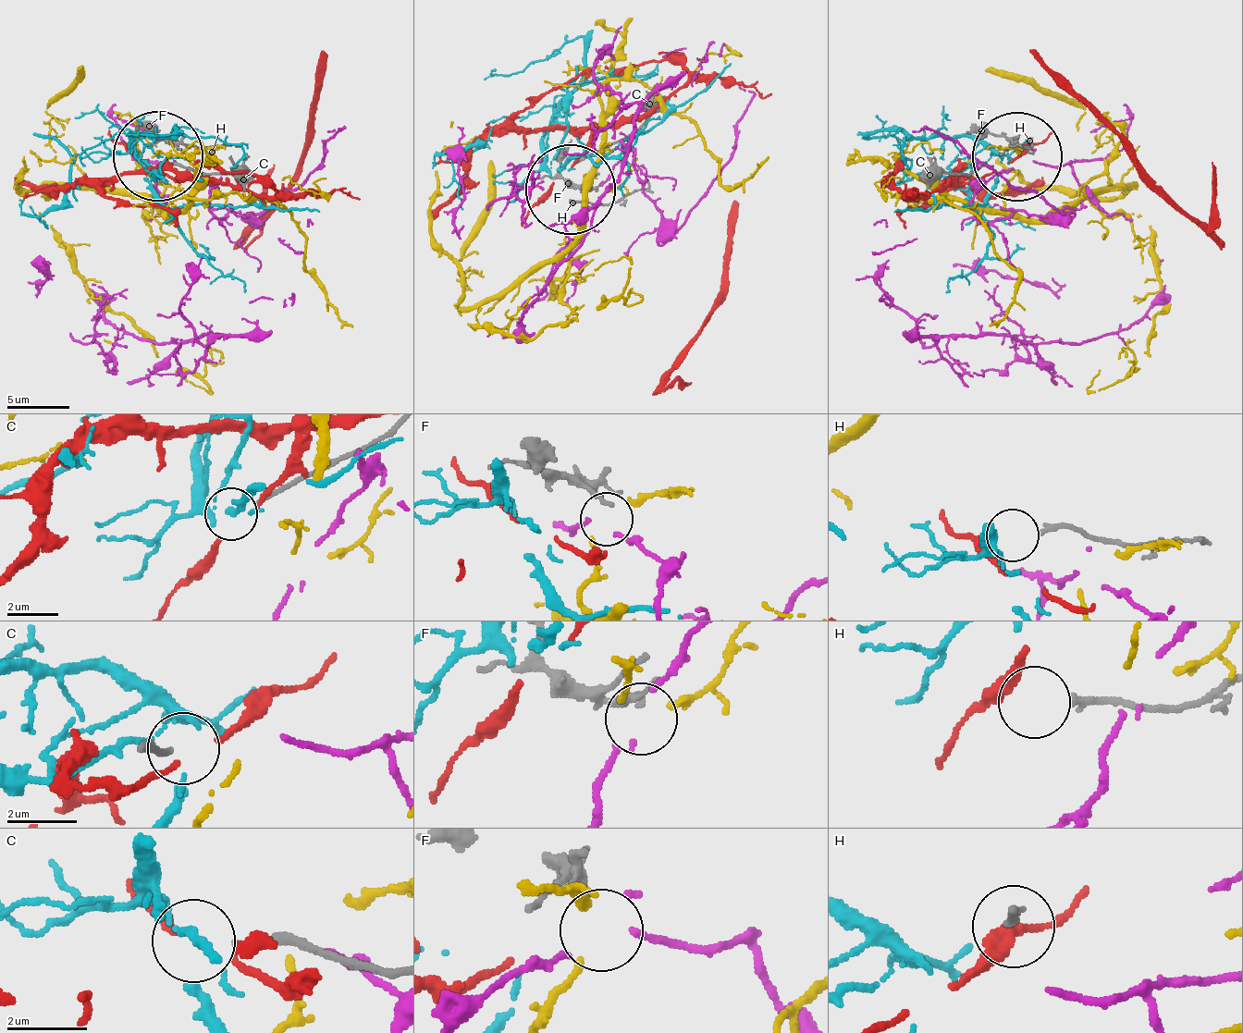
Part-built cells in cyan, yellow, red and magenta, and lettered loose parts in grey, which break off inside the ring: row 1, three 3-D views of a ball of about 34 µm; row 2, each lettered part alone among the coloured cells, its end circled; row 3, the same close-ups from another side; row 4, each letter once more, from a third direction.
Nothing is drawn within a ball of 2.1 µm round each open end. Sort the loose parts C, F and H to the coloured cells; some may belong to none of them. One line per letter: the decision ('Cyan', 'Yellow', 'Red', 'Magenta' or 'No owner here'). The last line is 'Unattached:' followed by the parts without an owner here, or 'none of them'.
C: No owner here
F: No owner here
H: No owner here
Unattached: C, F, H

